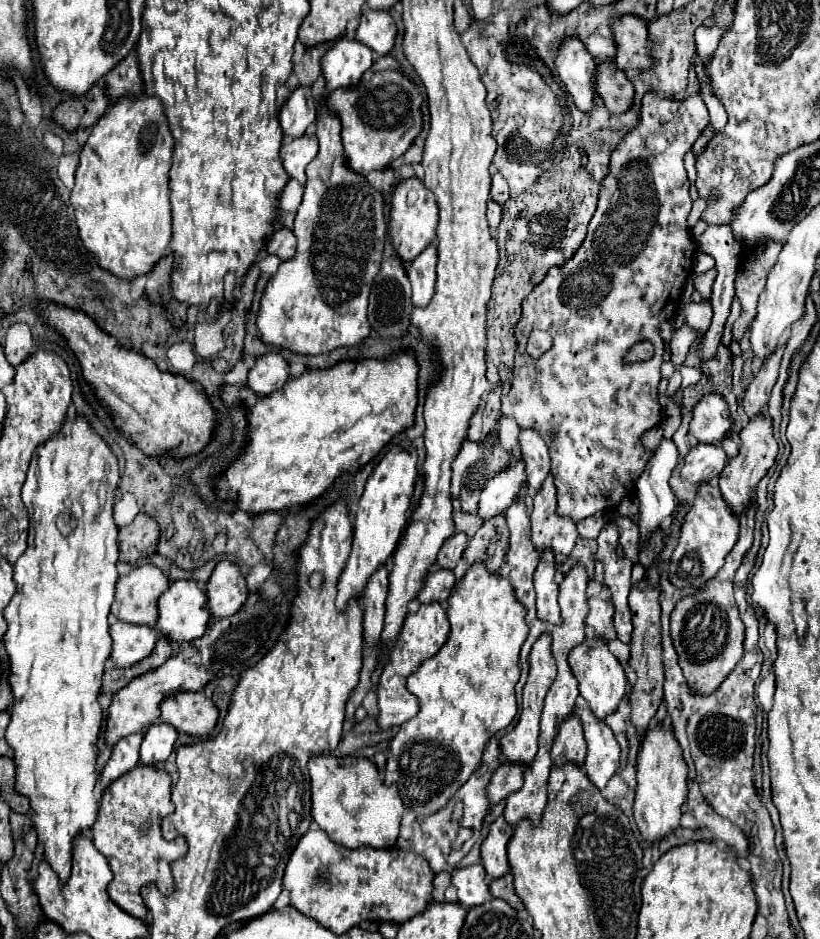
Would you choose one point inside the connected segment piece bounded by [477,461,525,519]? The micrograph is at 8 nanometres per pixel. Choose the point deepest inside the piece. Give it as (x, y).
(500, 492)

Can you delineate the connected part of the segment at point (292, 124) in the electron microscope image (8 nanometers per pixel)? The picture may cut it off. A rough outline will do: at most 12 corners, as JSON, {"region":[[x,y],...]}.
{"region":[[297,87],[281,109],[283,133],[301,137],[315,121],[311,87]]}

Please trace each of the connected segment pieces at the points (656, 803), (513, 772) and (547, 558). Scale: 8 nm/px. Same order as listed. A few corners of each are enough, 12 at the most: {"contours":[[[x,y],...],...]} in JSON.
{"contours":[[[667,725],[637,755],[633,817],[657,843],[681,823],[687,765]],[[503,763],[487,783],[491,805],[523,785],[525,767]],[[543,551],[535,571],[537,615],[559,625],[559,587],[553,551]]]}

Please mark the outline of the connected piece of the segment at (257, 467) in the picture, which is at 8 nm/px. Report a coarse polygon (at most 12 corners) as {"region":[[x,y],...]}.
{"region":[[411,349],[289,379],[261,355],[249,445],[253,515],[305,505],[413,425]]}

